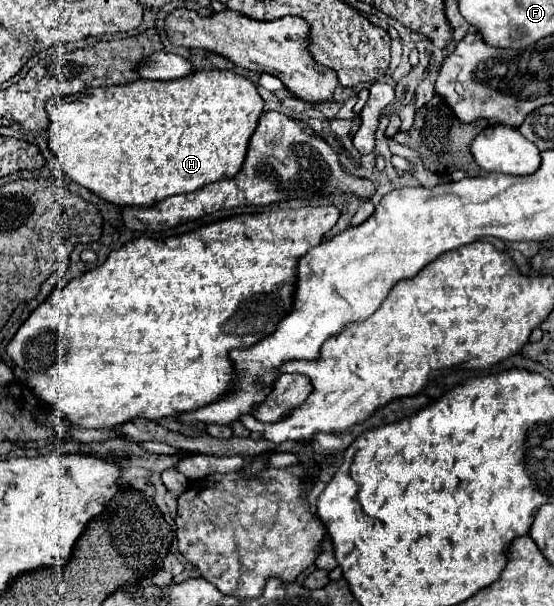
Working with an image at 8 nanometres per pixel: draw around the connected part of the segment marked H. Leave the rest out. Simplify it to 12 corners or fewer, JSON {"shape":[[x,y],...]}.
{"shape":[[232,71],[46,102],[64,173],[150,207],[232,179],[264,113]]}

